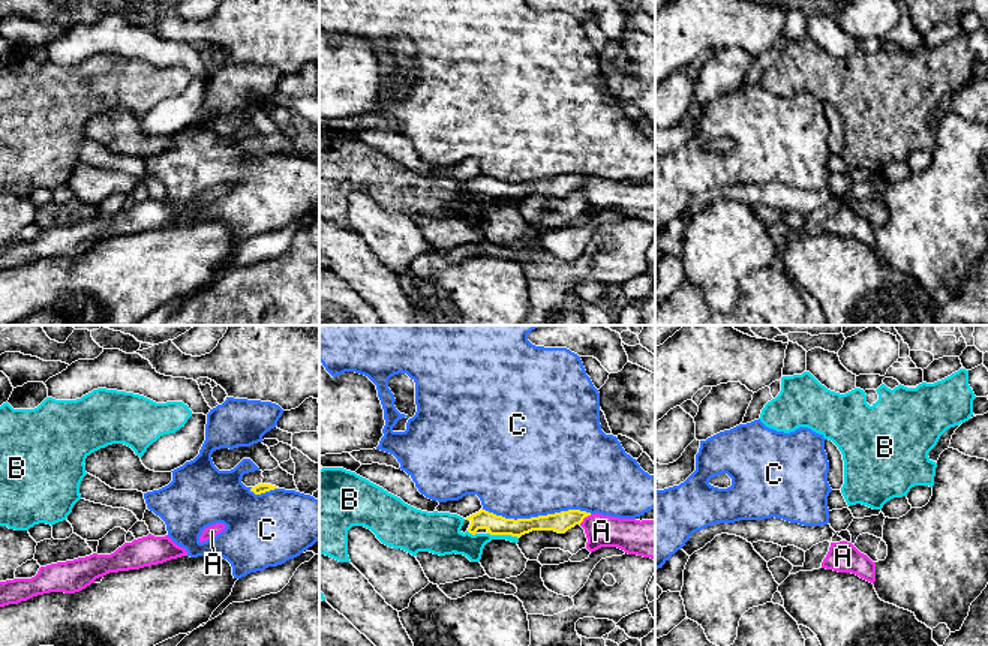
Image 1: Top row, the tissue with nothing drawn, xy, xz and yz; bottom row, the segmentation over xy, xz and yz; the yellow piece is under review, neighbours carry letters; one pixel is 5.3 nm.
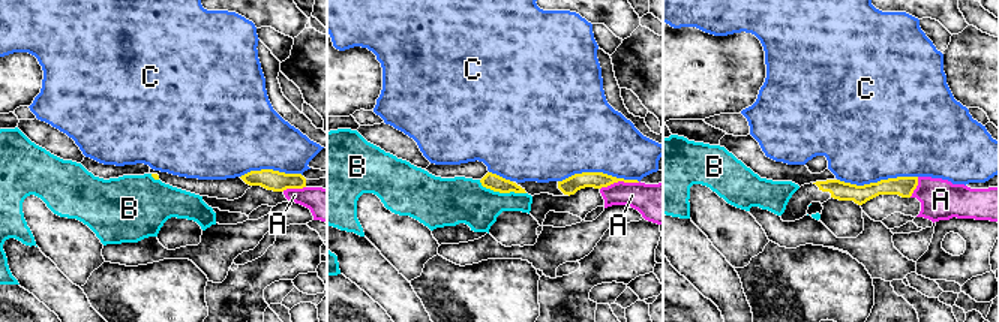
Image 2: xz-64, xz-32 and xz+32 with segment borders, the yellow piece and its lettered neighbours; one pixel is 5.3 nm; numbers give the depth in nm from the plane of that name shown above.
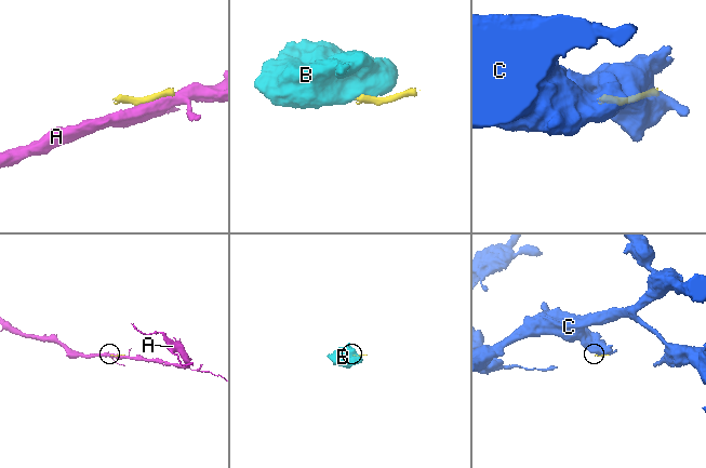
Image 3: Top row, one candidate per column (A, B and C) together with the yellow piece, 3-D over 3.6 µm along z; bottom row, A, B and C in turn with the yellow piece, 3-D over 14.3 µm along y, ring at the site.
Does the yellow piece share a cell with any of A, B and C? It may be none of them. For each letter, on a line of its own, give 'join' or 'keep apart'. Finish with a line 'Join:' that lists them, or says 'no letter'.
A: keep apart
B: keep apart
C: keep apart
Join: no letter

